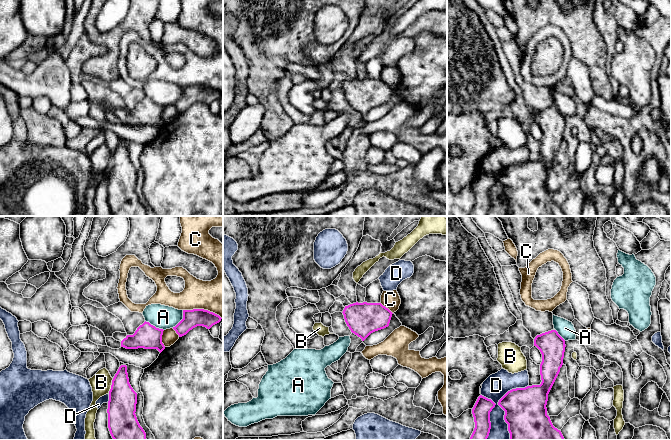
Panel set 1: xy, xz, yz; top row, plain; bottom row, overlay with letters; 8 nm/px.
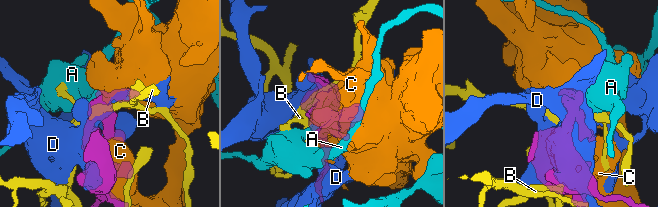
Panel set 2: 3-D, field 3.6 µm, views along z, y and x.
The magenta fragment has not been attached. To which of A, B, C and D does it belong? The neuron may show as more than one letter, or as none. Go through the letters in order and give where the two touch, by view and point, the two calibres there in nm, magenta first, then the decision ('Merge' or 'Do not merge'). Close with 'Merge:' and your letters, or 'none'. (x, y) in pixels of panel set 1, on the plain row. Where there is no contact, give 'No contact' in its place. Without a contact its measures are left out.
A: Touches magenta at xy (182, 95). Thickness 140 nm (magenta) against 190 nm. Do not merge
B: Touches magenta at xy (111, 161). Thickness 220 nm (magenta) against 170 nm. Do not merge
C: Touches magenta at xy (203, 85). Thickness 140 nm (magenta) against 300 nm. Do not merge
D: Touches magenta at yz (495, 180). Thickness 340 nm (magenta) against 190 nm. Do not merge
Merge: none

